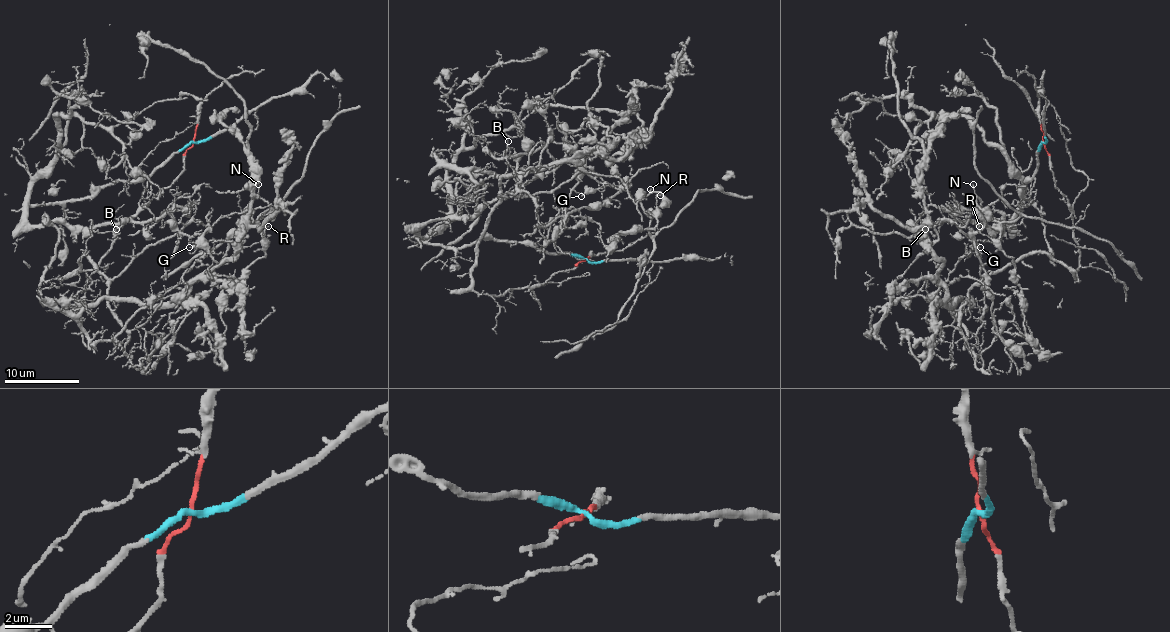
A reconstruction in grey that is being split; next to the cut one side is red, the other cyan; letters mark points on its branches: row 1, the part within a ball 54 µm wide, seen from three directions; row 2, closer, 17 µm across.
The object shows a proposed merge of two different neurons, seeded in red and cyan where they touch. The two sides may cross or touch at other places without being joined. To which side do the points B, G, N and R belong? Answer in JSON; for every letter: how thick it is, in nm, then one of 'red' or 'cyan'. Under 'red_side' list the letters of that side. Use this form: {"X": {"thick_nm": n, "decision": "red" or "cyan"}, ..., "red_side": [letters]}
{"B": {"thick_nm": 100, "decision": "cyan"}, "G": {"thick_nm": 240, "decision": "red"}, "N": {"thick_nm": 110, "decision": "red"}, "R": {"thick_nm": 90, "decision": "red"}, "red_side": ["G", "N", "R"]}

